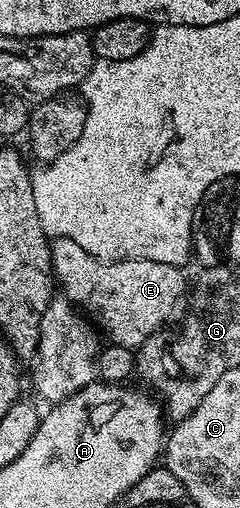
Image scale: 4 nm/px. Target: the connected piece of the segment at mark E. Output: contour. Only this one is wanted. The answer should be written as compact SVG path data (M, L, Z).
M66 237L52 242L51 256L53 276L65 300L88 314L112 344L134 351L140 350L144 346L141 344L172 315L177 300L180 297L182 300L187 289L186 274L176 265L154 261L101 261Z

